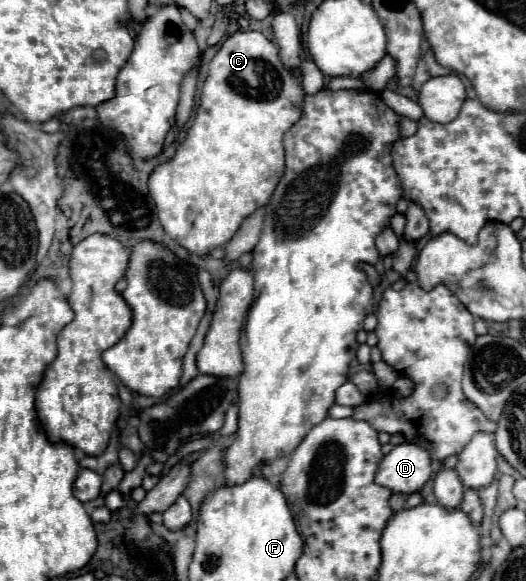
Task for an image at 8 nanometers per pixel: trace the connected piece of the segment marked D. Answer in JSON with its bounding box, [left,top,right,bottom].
[376,442,432,494]

